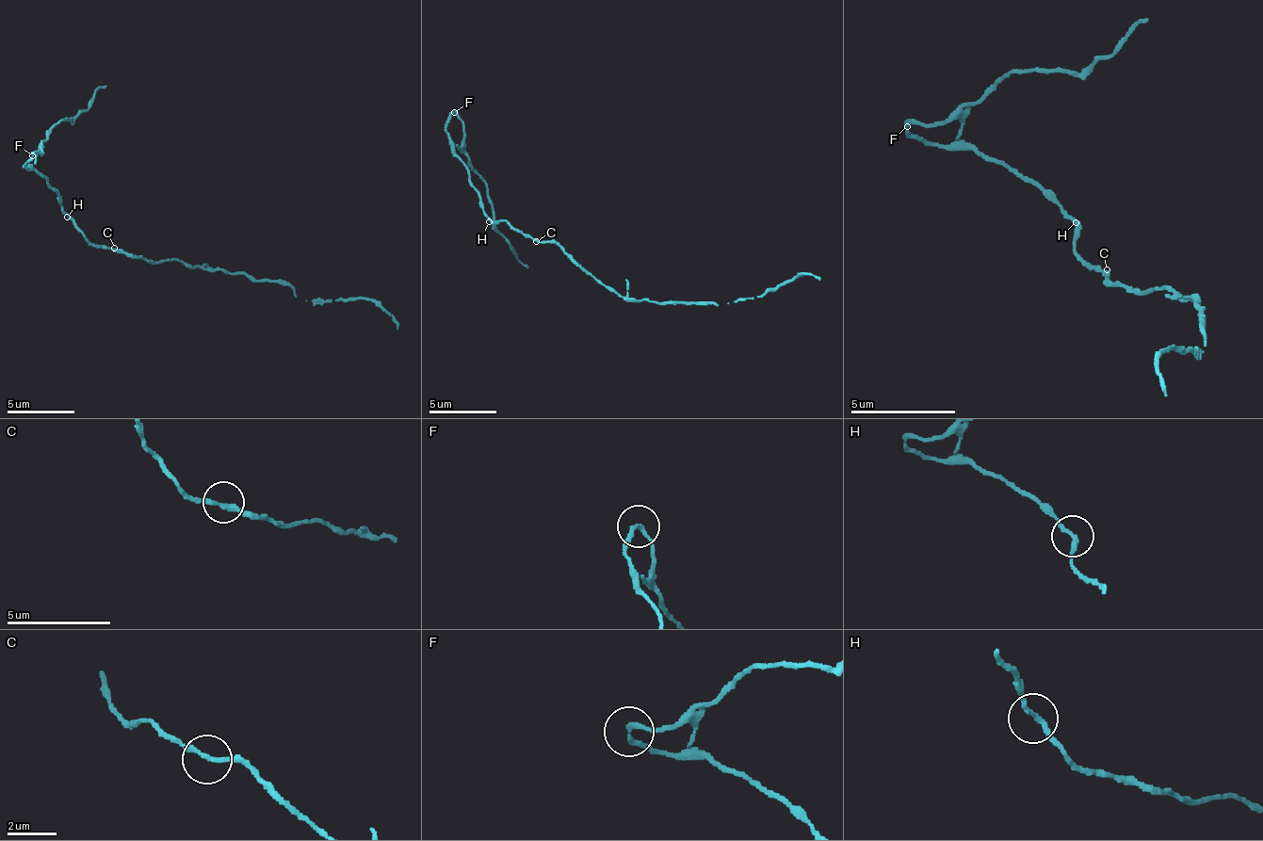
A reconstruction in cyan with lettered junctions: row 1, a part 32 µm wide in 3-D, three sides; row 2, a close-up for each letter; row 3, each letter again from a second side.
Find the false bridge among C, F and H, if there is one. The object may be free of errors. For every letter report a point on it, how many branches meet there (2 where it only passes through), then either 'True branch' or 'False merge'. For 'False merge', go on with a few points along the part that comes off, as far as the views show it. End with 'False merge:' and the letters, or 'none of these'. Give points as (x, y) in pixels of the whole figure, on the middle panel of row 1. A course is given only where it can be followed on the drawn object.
C: Place: (536, 241). Branches: 2. True branch
F: Place: (454, 112). Branches: 2. False merge. Course of the part to remove: (455, 113), (461, 151), (485, 181), (493, 228), (529, 268)
H: Place: (489, 221). Branches: 2. True branch
False merge: F

